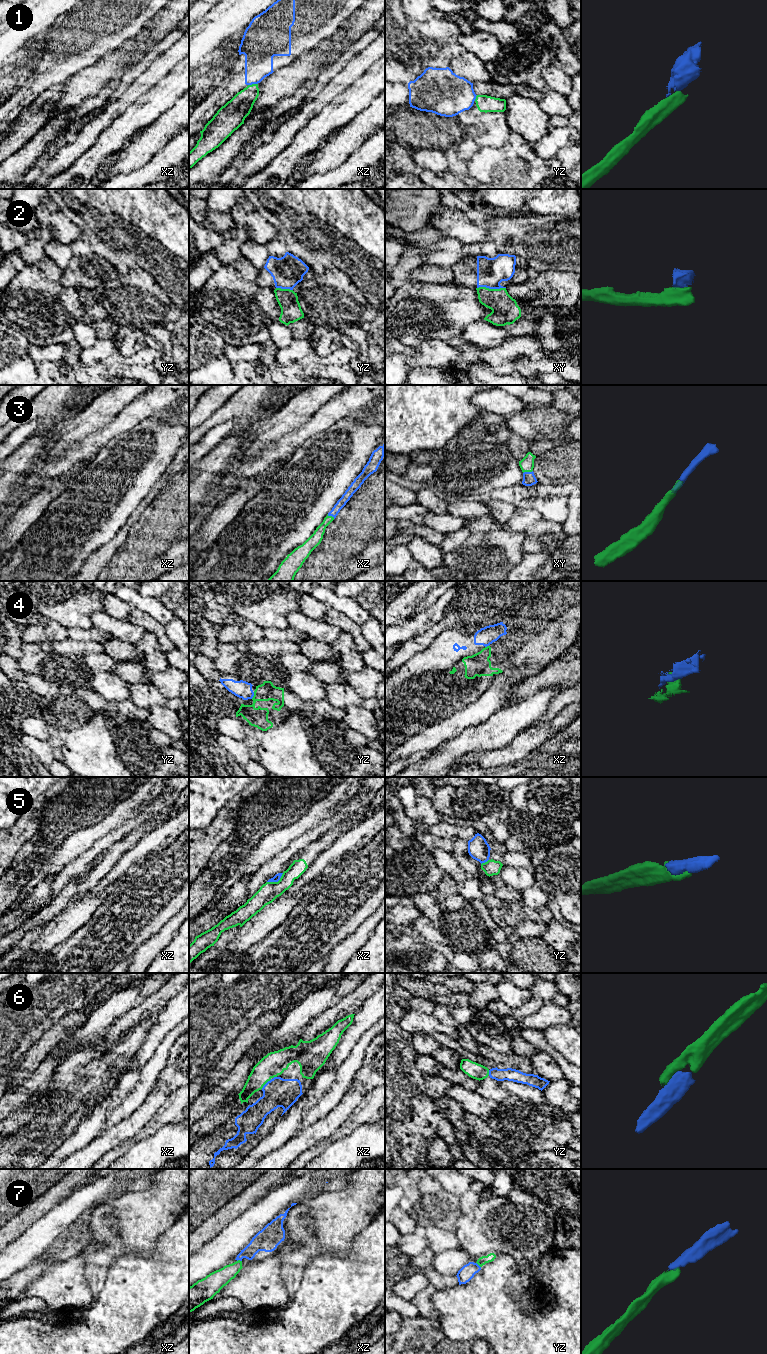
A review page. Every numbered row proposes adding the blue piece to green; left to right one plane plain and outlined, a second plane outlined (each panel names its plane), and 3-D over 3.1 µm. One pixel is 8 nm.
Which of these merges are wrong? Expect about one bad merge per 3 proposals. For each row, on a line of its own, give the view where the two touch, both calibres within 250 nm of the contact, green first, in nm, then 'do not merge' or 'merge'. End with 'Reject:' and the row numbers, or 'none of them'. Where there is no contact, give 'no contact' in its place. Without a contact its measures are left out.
1: meets green in xz; 190 nm thick on the green side, 220 nm on the other; do not merge
2: meets green in xy; 220 nm thick on the green side, 220 nm on the other; do not merge
3: meets green in xy; 110 nm thick on the green side, 110 nm on the other; merge
4: meets green in yz; 160 nm thick on the green side, 140 nm on the other; do not merge
5: meets green in xz; 160 nm thick on the green side, 60 nm on the other; merge
6: meets green in xz; 190 nm thick on the green side, 240 nm on the other; merge
7: meets green in xz; 150 nm thick on the green side, 160 nm on the other; merge
Reject: 1, 2, 4

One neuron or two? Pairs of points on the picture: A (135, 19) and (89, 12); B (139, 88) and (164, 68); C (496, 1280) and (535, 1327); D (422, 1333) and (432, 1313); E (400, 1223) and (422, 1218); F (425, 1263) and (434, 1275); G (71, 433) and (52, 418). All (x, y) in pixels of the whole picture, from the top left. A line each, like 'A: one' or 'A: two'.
A: one
B: one
C: one
D: two
E: two
F: two
G: two

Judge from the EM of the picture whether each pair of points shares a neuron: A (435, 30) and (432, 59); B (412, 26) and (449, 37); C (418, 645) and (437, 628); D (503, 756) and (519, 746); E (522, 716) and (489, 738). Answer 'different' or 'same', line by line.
A: same
B: same
C: same
D: same
E: same

